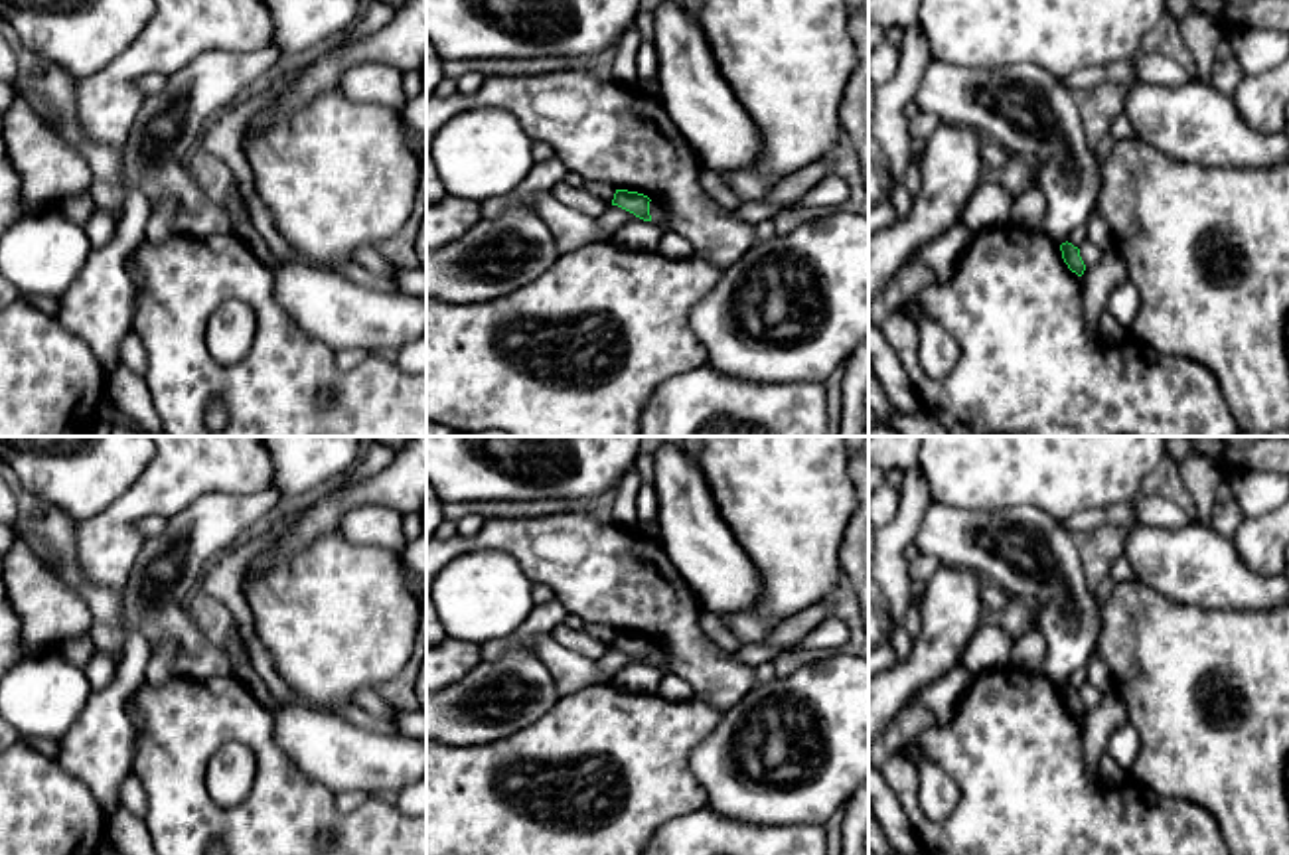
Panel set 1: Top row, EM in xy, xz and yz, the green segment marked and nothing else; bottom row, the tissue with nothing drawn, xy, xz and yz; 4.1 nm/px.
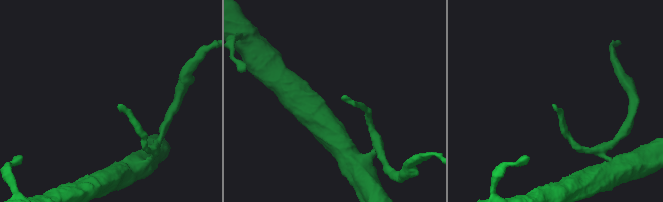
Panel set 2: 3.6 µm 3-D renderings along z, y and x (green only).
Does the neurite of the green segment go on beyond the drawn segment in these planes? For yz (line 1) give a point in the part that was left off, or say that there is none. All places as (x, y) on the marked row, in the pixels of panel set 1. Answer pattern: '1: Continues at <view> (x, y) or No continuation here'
1: No continuation here

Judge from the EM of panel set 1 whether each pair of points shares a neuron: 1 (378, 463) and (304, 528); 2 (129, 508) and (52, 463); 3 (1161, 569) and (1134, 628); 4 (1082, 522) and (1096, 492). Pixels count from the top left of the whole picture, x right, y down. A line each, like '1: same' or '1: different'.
1: different
2: different
3: different
4: different

